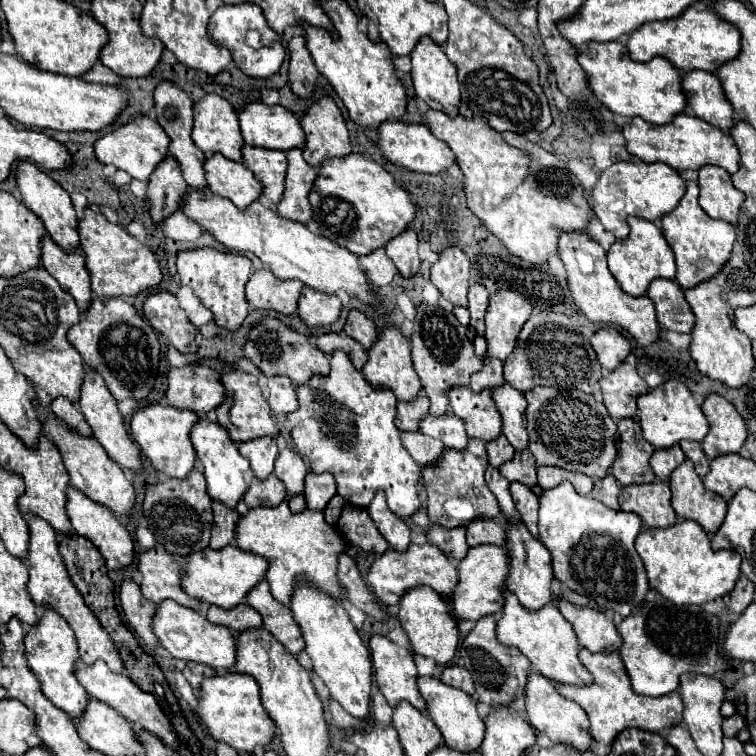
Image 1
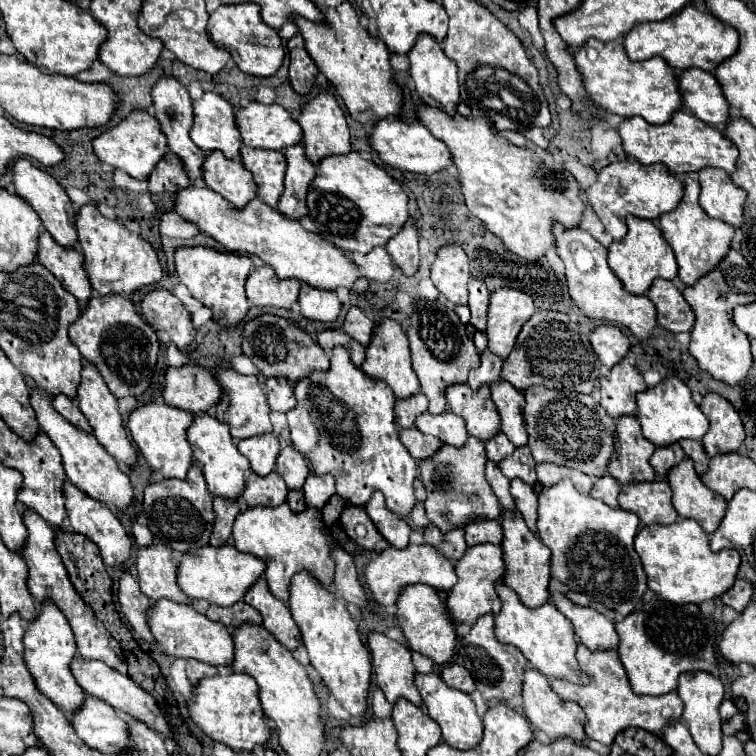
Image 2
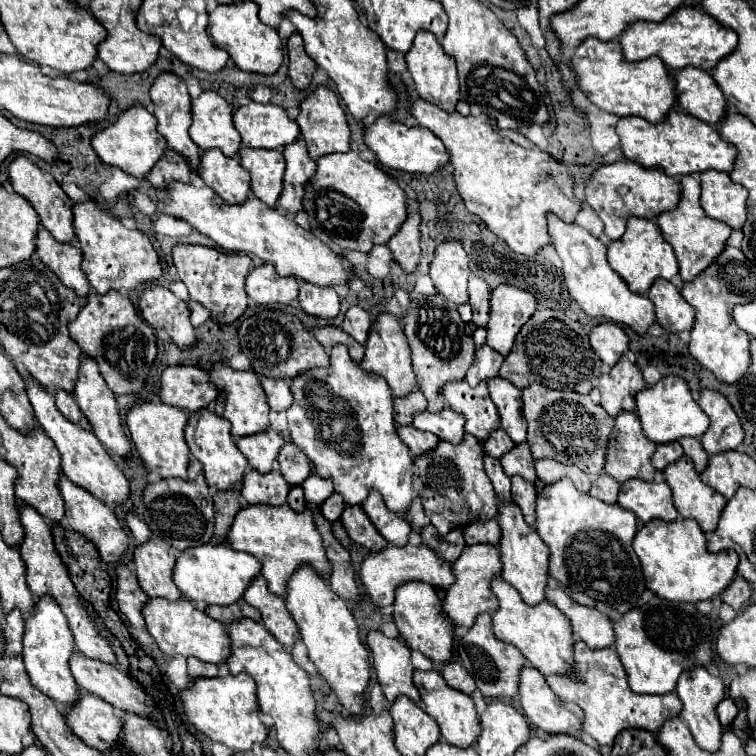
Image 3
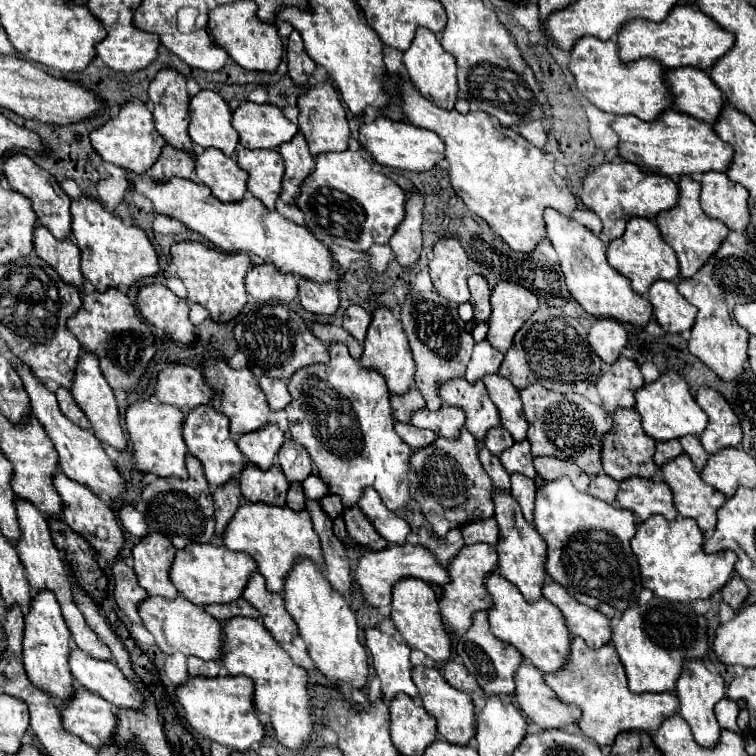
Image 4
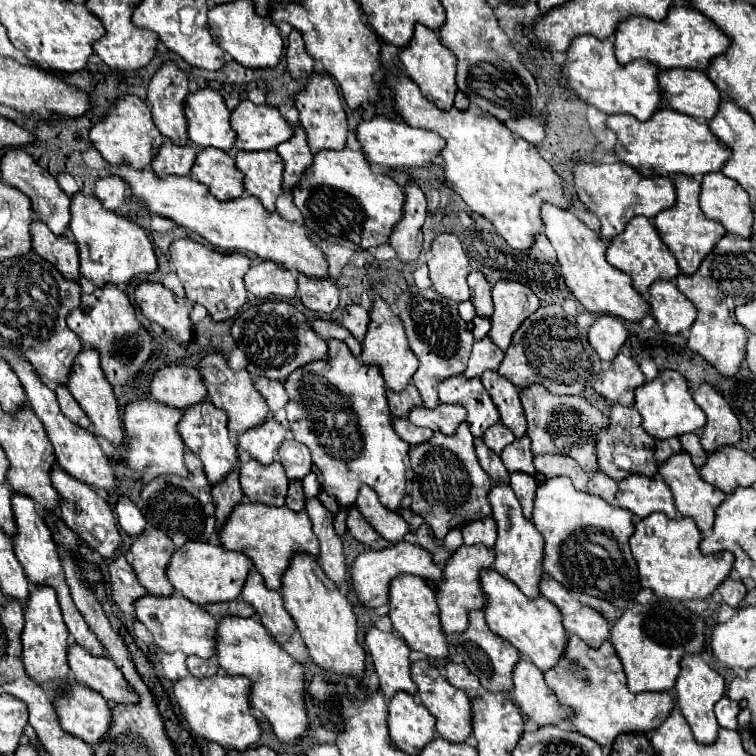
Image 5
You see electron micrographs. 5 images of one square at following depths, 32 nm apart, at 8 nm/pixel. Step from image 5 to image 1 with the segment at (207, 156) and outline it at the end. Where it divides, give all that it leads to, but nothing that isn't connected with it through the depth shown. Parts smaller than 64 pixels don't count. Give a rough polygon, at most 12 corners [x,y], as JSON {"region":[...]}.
{"region":[[214,154],[208,188],[240,210],[262,186],[242,162]]}

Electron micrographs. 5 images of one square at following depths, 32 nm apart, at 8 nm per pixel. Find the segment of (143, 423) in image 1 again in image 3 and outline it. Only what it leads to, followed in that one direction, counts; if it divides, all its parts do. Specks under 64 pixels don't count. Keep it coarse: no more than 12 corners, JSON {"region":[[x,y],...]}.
{"region":[[162,402],[134,404],[130,440],[148,472],[186,478],[188,416]]}

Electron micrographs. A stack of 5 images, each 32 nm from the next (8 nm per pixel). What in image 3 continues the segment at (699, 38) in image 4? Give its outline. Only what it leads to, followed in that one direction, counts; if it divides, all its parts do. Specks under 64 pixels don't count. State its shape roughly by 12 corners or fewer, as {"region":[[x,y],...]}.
{"region":[[680,6],[620,34],[624,60],[658,56],[670,70],[710,72],[738,36]]}

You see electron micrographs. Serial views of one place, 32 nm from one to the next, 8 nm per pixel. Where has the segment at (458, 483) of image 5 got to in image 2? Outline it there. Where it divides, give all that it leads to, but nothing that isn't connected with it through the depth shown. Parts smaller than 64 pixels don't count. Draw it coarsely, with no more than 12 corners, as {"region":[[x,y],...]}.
{"region":[[484,442],[442,444],[418,462],[426,516],[448,532],[446,504],[474,504],[472,518],[500,516],[484,476]]}

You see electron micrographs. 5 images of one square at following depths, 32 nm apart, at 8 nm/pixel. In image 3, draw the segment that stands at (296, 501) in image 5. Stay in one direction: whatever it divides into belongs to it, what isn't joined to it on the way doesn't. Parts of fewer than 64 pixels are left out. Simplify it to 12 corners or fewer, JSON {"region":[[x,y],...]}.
{"region":[[290,488],[288,506],[292,510],[304,510],[306,500],[302,488]]}

